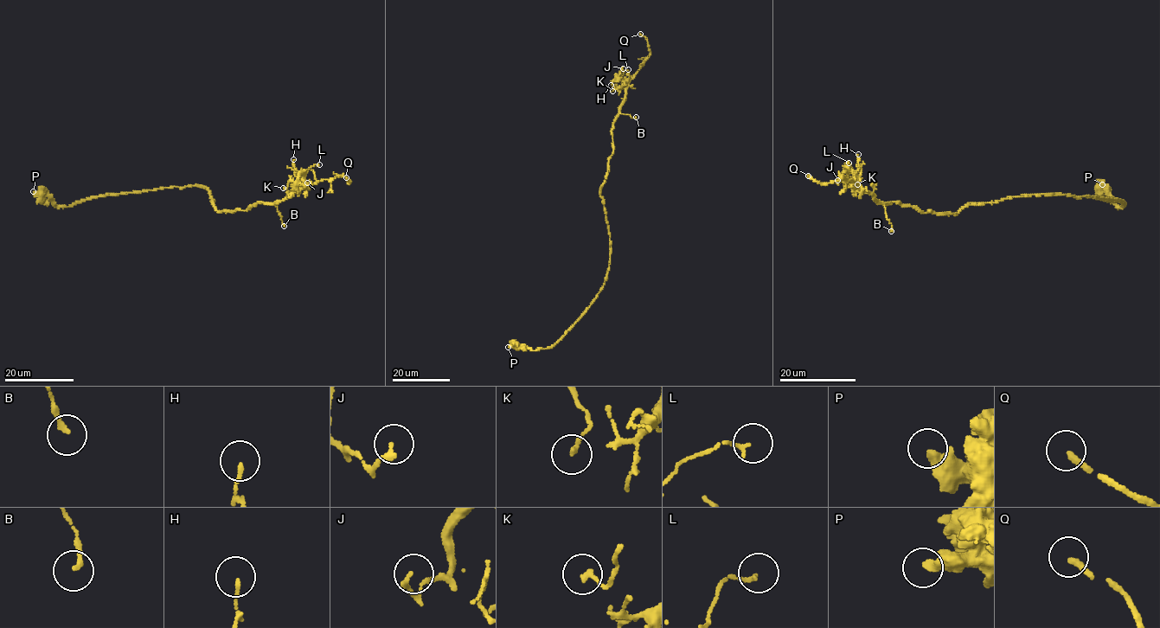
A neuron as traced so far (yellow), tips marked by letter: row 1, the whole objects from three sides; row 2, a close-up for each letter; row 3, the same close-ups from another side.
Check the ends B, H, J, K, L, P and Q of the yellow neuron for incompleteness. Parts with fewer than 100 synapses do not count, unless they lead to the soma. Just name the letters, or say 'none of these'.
Q

